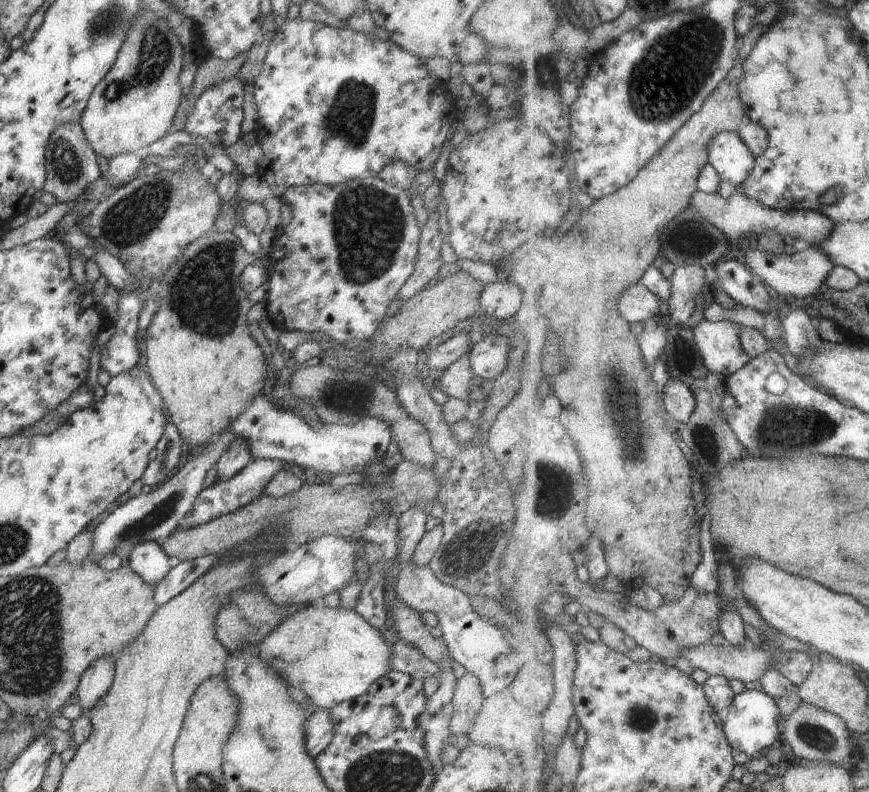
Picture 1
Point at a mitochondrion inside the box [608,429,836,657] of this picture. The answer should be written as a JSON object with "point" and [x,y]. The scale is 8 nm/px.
{"point":[636,451]}

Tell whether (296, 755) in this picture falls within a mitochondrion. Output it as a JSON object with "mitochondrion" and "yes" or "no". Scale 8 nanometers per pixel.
{"mitochondrion":"no"}

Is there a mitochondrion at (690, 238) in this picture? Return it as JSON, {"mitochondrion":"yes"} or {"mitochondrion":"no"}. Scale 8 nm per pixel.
{"mitochondrion":"yes"}

